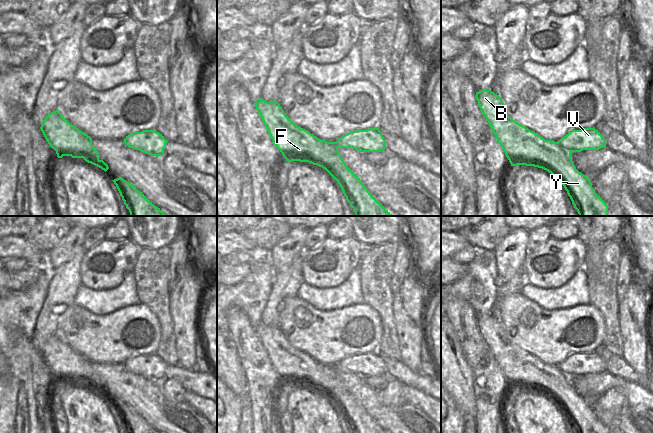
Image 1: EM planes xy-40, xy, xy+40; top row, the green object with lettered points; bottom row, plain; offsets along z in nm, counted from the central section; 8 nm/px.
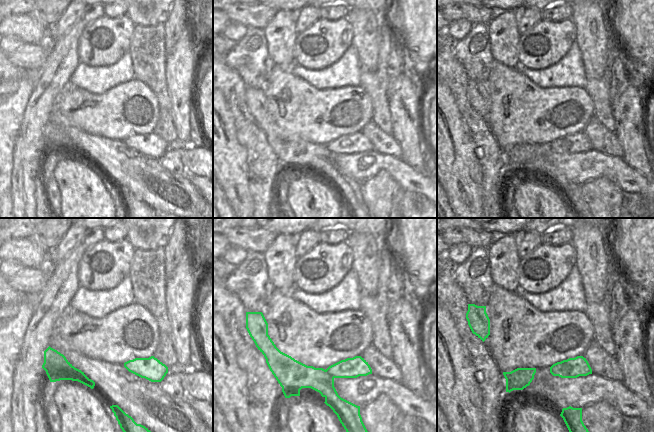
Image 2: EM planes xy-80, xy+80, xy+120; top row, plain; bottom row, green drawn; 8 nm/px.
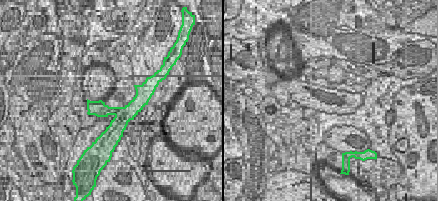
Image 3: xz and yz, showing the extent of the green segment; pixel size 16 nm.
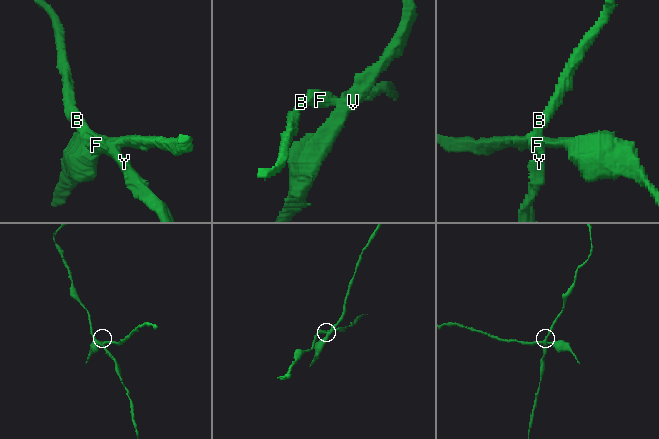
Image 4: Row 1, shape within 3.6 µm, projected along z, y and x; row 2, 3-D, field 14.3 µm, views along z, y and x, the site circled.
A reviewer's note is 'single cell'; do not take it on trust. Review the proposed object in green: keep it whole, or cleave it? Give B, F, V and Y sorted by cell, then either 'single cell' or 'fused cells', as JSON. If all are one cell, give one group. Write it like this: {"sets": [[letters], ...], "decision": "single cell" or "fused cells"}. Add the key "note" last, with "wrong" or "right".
{"sets": [["B", "F", "Y"], ["V"]], "decision": "fused cells", "note": "wrong"}

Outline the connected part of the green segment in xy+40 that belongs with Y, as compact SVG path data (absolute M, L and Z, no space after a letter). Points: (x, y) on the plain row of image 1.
M491 314L476 316L476 323L511 390L534 390L551 397L564 410L575 433L608 433L606 426L594 415L590 402L576 393L570 376L563 374L558 366L545 364L513 344L501 321Z

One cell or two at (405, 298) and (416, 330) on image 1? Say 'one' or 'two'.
one

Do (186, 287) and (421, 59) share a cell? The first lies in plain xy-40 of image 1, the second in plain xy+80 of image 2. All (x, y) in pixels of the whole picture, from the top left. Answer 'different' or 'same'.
different

